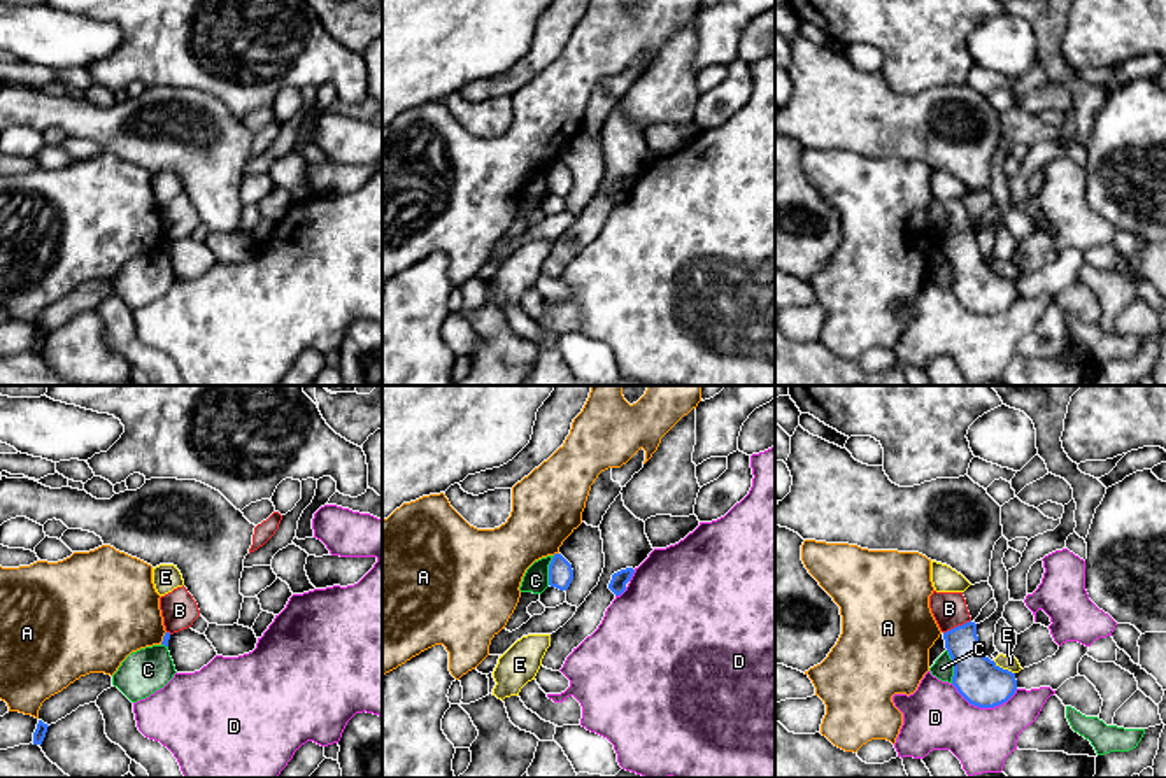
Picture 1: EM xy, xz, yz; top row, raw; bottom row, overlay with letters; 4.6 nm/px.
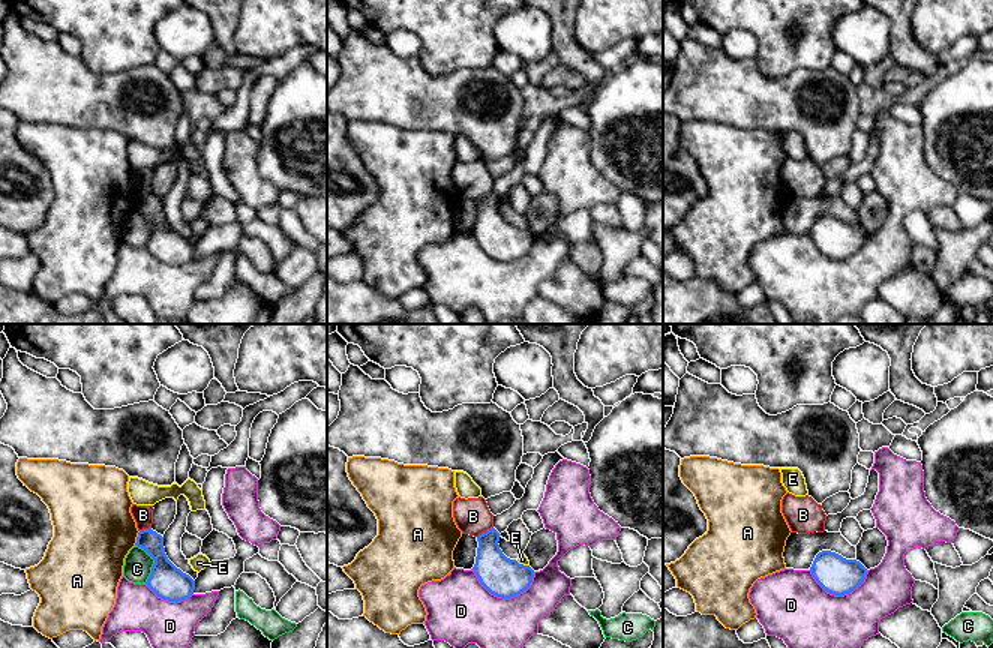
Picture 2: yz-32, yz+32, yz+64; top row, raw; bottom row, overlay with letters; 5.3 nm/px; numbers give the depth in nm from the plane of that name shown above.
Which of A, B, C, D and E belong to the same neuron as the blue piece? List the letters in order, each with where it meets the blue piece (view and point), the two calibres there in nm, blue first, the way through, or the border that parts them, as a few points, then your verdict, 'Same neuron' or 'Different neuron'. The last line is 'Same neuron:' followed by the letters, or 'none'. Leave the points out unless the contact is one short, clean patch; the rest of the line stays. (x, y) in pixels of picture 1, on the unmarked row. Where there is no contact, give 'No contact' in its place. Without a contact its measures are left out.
A: Touches blue at xz (554, 162). Thickness 110 nm (blue) against 320 nm. Different neuron
B: Touches blue at yz (958, 233). Thickness 200 nm (blue) against 160 nm. Boundary: yz (970, 226), (944, 240). Different neuron
C: Touches blue at yz (952, 272). Thickness 220 nm (blue) against 90 nm. Boundary: yz (945, 258), (952, 274), (952, 289). Different neuron
D: Touches blue at yz (984, 314). Thickness 220 nm (blue) against 300 nm. Different neuron
E: Touches blue at yz (1002, 275). Thickness 220 nm (blue) against 70 nm. Boundary: yz (993, 268), (1014, 281). Different neuron
Same neuron: none

